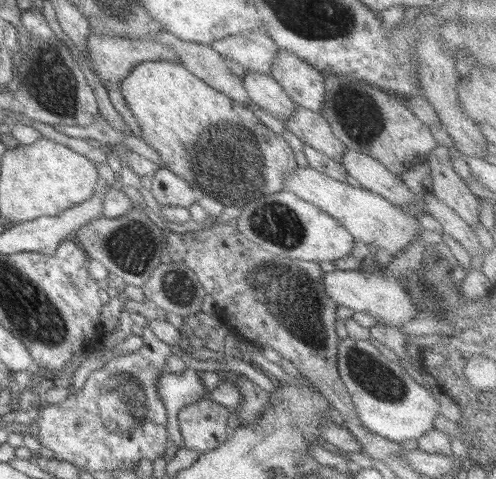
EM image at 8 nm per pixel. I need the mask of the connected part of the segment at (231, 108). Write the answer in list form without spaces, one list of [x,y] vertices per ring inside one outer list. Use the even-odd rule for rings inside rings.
[[[141,62],[125,78],[117,82],[118,89],[139,125],[136,133],[159,155],[165,168],[194,187],[198,194],[210,196],[224,206],[241,209],[262,197],[275,194],[283,188],[283,177],[288,170],[295,170],[295,154],[285,140],[253,115],[253,110],[232,101],[202,80],[195,78],[181,64],[175,62]]]

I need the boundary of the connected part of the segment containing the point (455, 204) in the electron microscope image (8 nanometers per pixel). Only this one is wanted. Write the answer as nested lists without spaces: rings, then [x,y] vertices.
[[[437,144],[423,161],[430,168],[430,193],[447,208],[453,210],[465,224],[475,229],[480,223],[477,197],[469,192],[463,180],[453,172],[447,149]]]

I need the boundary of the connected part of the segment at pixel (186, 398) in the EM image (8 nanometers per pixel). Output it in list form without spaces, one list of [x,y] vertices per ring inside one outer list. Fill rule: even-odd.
[[[186,368],[180,374],[165,372],[156,380],[156,391],[166,408],[165,431],[177,449],[184,446],[183,438],[179,434],[177,412],[201,399],[207,390],[203,387],[199,374],[199,371]]]

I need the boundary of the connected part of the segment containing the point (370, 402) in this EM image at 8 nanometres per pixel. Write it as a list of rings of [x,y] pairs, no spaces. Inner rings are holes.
[[[339,340],[336,368],[360,423],[368,431],[402,444],[406,440],[416,441],[434,428],[439,405],[431,392],[415,383],[399,364],[382,356],[368,340]]]

